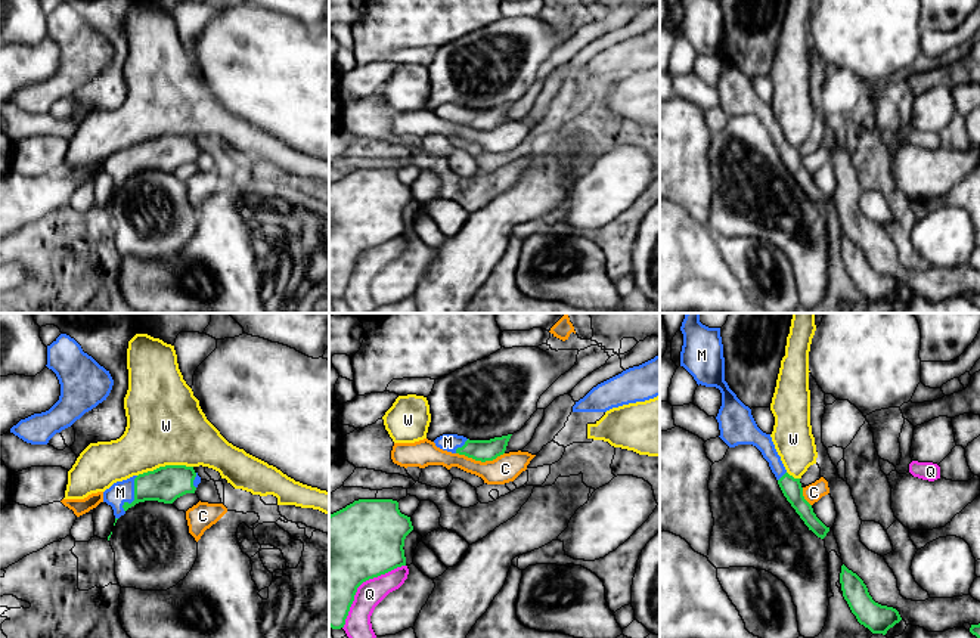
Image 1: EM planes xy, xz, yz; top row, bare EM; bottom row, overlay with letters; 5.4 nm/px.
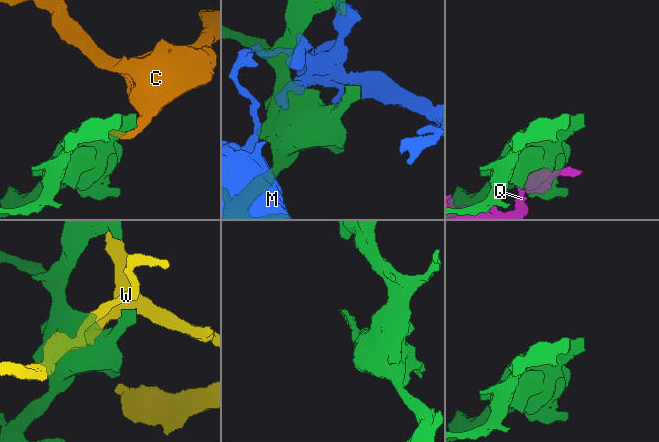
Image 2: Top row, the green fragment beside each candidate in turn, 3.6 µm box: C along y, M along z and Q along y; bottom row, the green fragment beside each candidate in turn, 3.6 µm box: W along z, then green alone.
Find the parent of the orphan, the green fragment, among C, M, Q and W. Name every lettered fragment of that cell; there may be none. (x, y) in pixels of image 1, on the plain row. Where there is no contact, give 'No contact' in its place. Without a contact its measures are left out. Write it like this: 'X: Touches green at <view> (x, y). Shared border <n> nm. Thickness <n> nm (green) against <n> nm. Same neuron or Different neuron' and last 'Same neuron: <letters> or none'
C: Touches green at xz (480, 129). Shared border 260 nm. Thickness 120 nm (green) against 150 nm. Different neuron
M: Touches green at xy (135, 166). Shared border 220 nm. Thickness 190 nm (green) against 120 nm. Same neuron
Q: Touches green at xz (360, 253). Shared border 480 nm. Thickness 460 nm (green) against 150 nm. Different neuron
W: Touches green at xy (166, 135). Shared border 300 nm. Thickness 190 nm (green) against 420 nm. Different neuron
Same neuron: M

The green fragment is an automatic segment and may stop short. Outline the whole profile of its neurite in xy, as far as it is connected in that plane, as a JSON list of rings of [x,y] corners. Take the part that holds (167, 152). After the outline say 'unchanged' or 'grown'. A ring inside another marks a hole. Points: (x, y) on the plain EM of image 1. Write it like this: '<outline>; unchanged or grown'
[[[165,134],[153,140],[114,152],[103,161],[103,171],[112,176],[115,188],[139,171],[173,173],[186,162],[195,162],[201,146],[193,136]]]; grown

